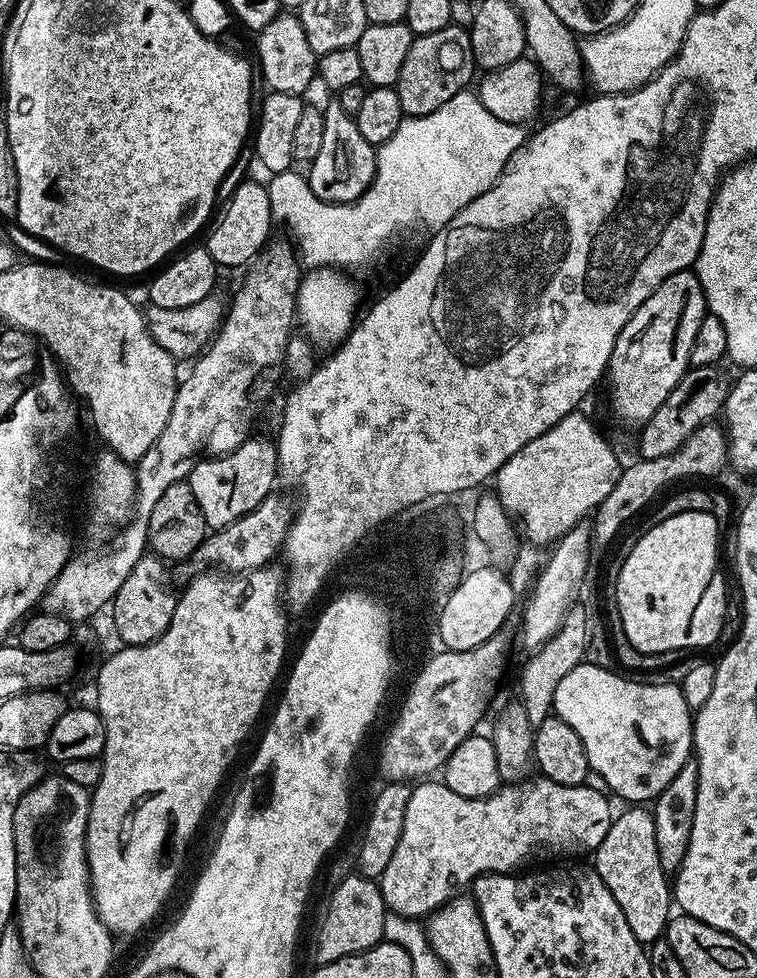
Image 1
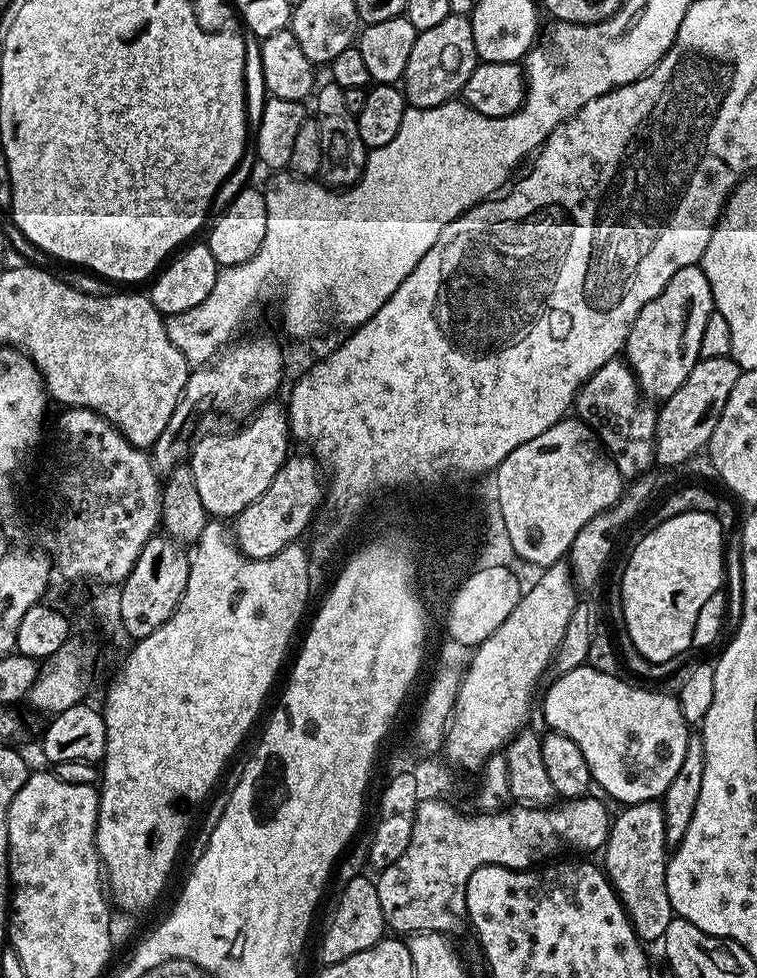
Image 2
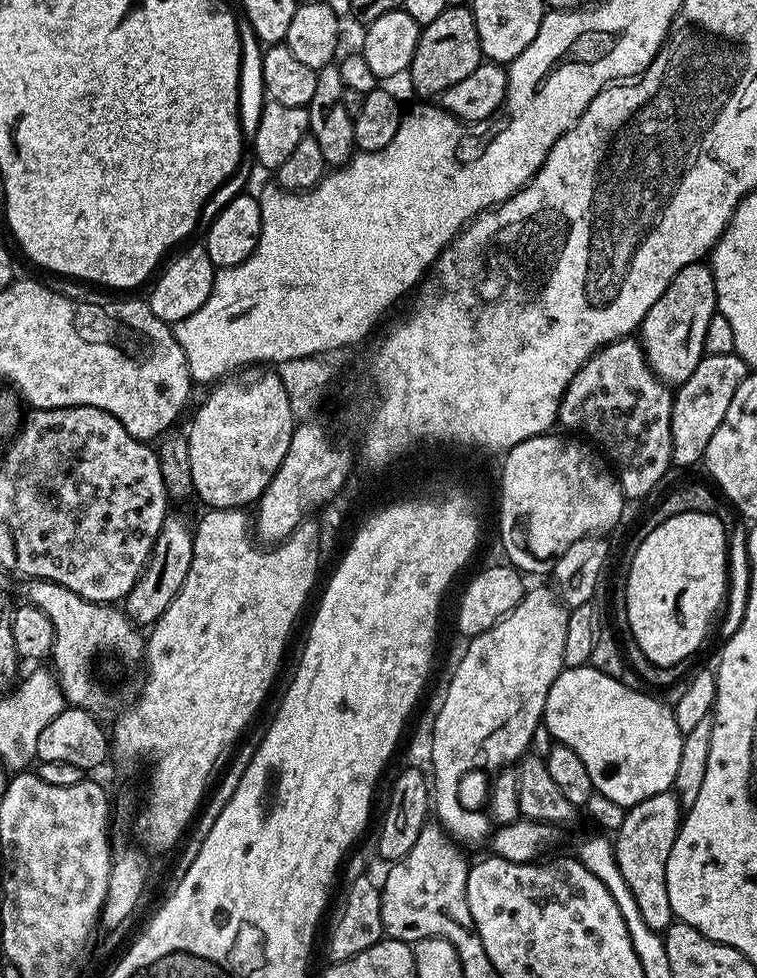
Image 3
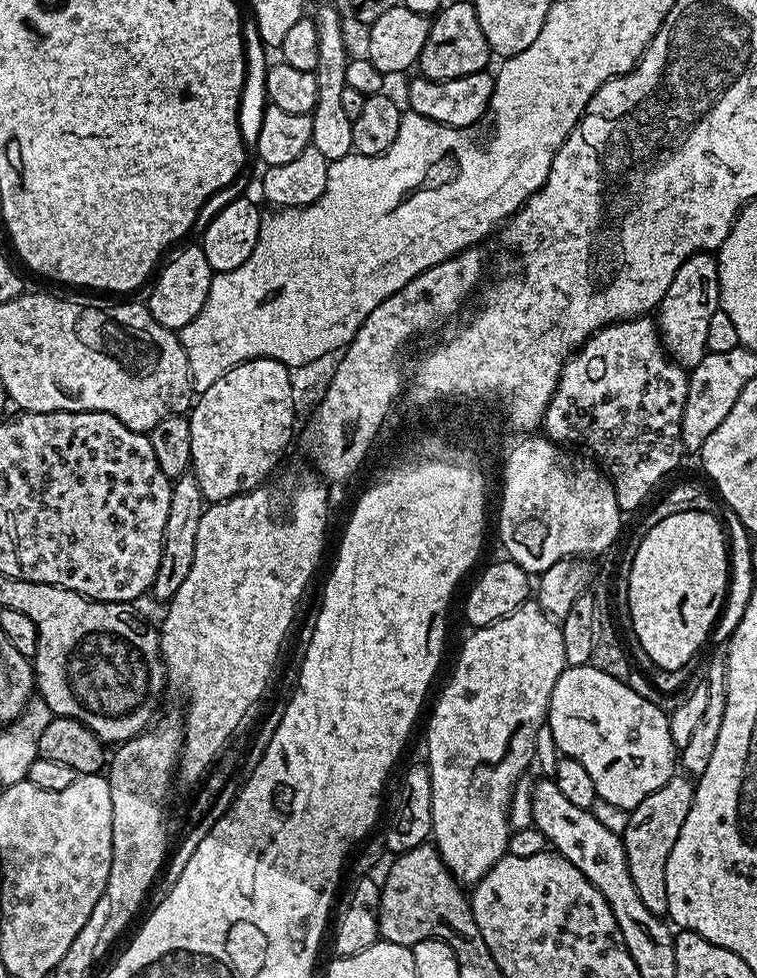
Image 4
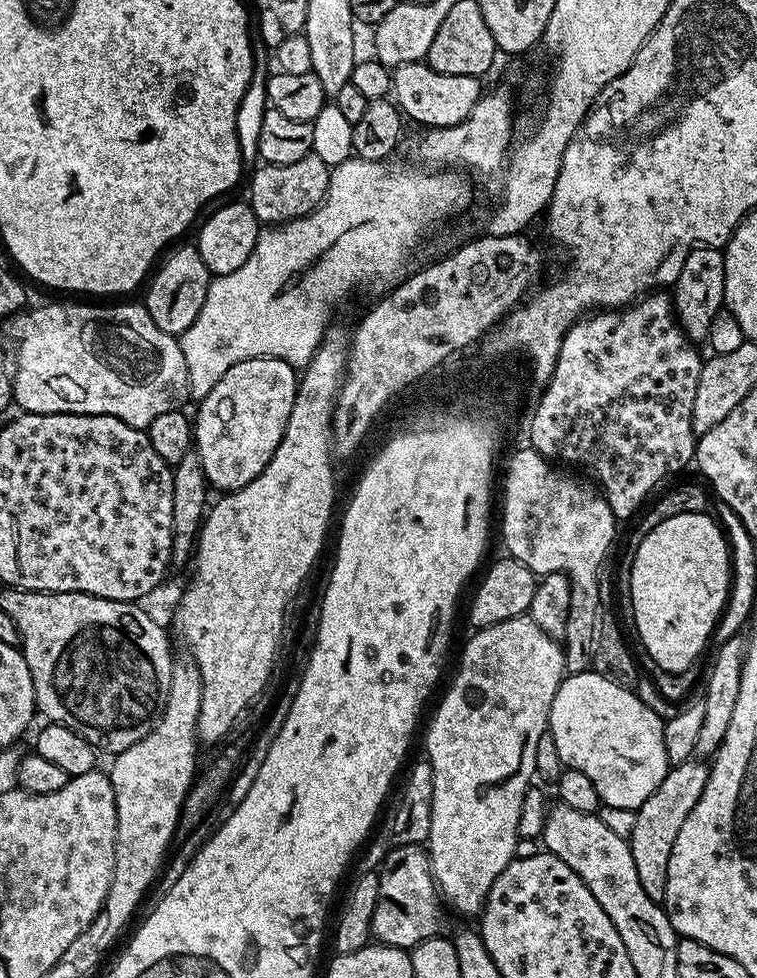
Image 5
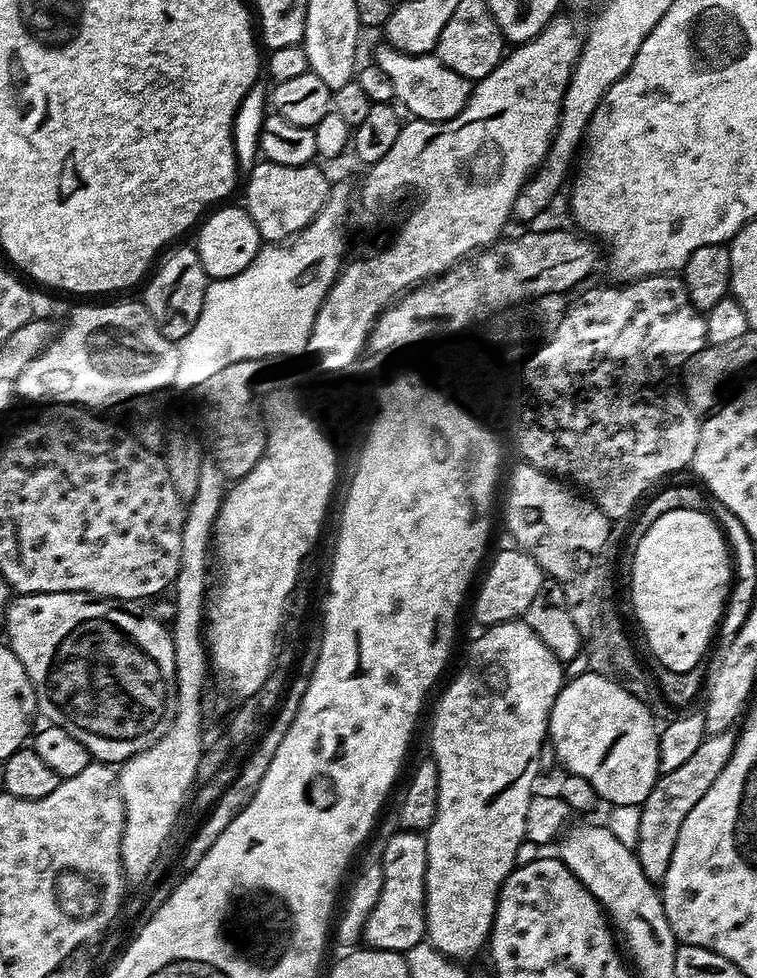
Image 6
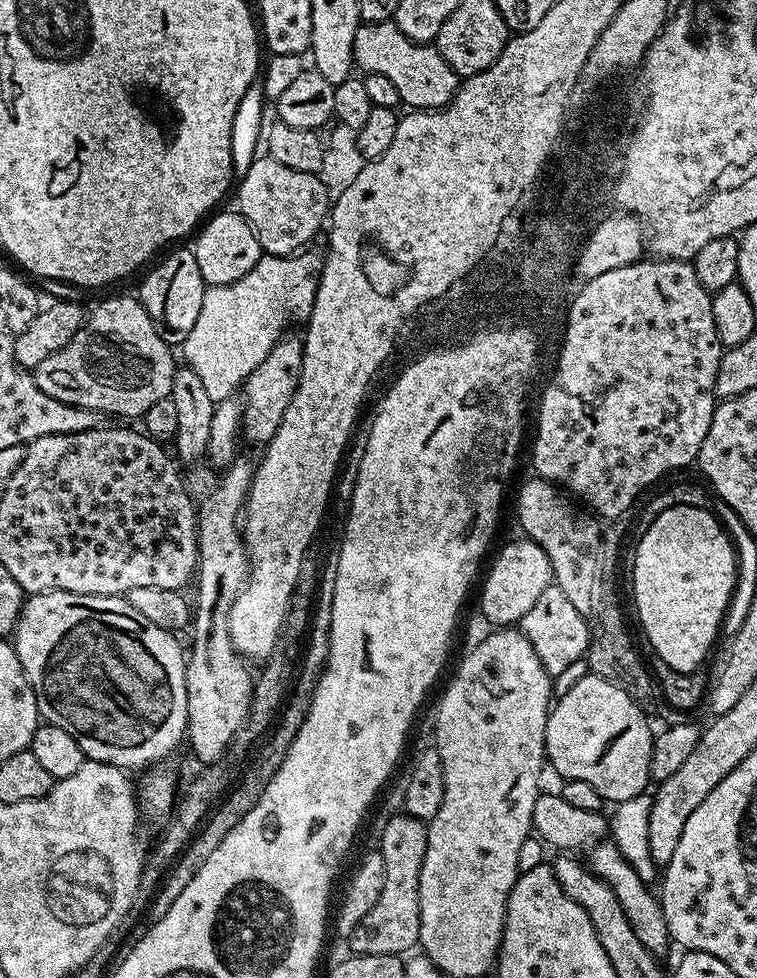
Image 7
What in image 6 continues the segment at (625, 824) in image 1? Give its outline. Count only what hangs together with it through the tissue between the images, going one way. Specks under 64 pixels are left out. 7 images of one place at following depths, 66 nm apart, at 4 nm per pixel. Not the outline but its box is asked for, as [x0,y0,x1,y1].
[634,731,736,882]

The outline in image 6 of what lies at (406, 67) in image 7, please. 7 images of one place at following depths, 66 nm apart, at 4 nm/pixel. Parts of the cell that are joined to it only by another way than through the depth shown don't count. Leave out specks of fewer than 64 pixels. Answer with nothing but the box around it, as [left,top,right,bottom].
[374,46,472,120]

